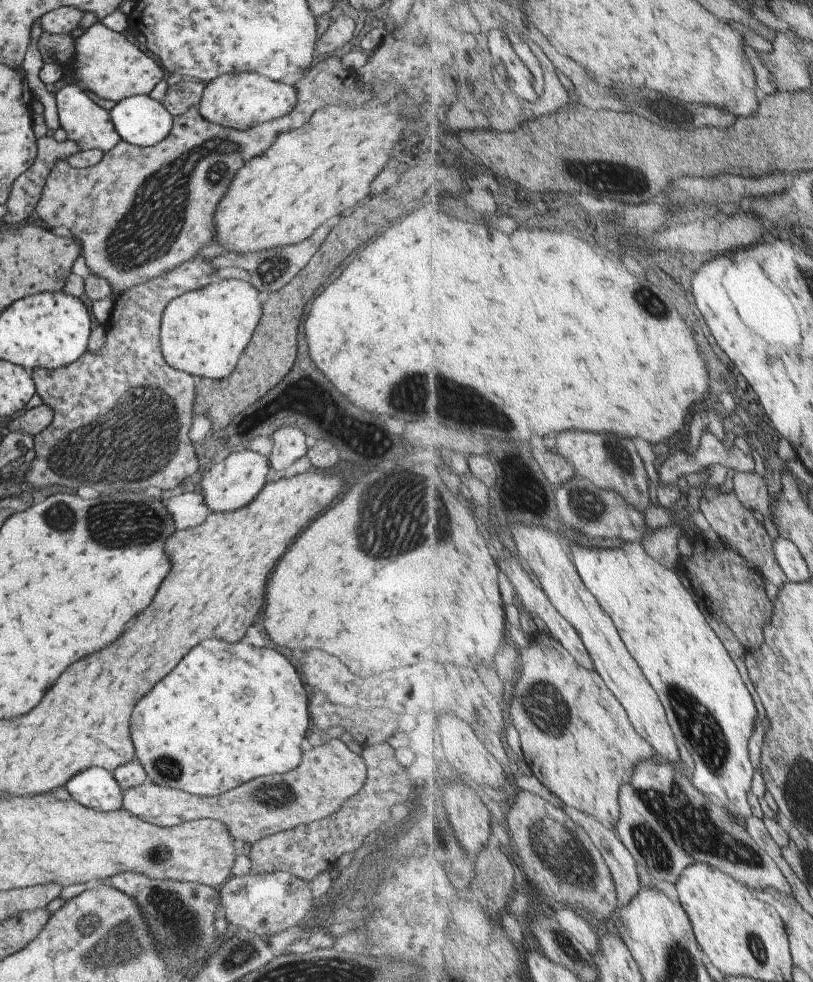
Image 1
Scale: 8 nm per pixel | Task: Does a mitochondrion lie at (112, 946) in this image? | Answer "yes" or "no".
yes

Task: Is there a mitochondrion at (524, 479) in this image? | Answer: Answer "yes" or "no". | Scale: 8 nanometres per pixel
no

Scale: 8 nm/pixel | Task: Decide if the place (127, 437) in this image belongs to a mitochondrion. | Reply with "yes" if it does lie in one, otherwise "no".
yes

